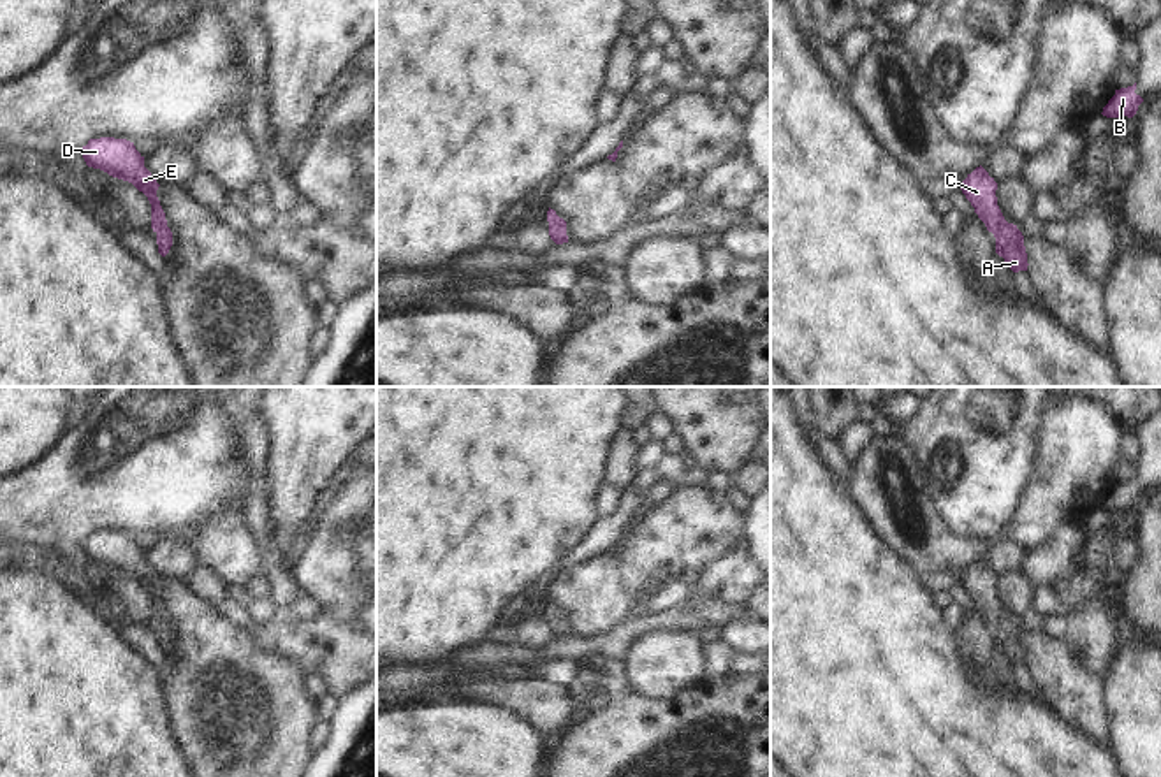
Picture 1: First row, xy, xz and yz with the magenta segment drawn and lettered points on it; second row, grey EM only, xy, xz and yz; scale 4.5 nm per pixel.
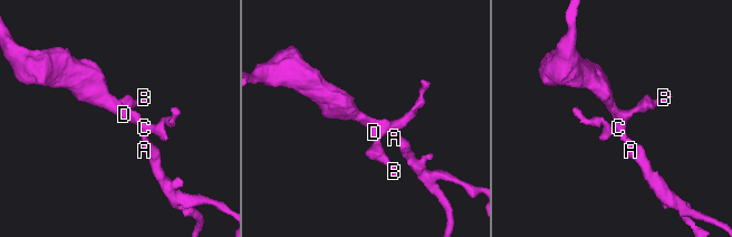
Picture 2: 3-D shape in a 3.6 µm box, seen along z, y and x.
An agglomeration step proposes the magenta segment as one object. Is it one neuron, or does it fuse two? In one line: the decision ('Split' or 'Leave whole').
Leave whole

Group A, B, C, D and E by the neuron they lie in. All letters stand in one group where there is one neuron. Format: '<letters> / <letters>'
A B C D E

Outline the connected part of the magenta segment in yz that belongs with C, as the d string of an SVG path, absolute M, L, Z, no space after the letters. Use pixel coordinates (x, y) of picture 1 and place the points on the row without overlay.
M980 559L960 577L960 584L975 601L978 612L996 631L996 647L1004 652L1013 666L1027 664L1024 629L1017 619L1008 617L997 599L997 577Z

